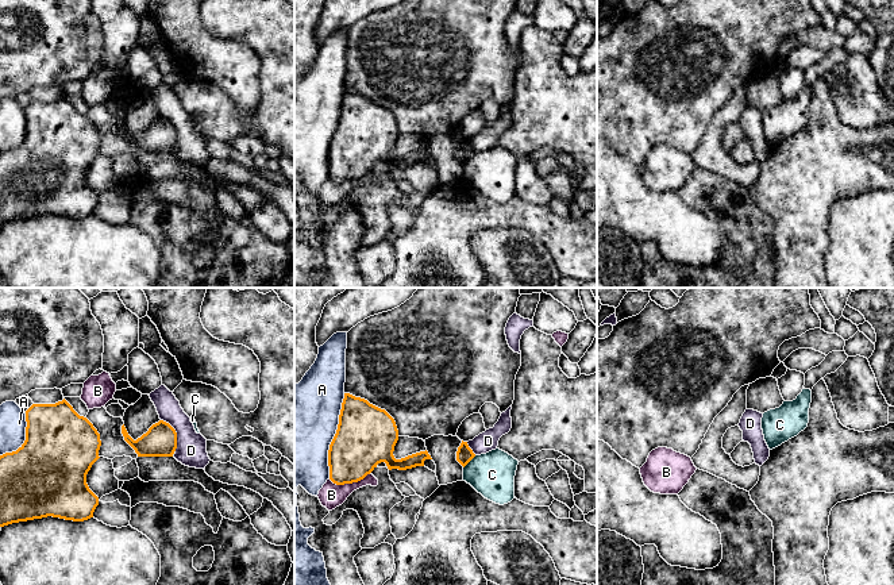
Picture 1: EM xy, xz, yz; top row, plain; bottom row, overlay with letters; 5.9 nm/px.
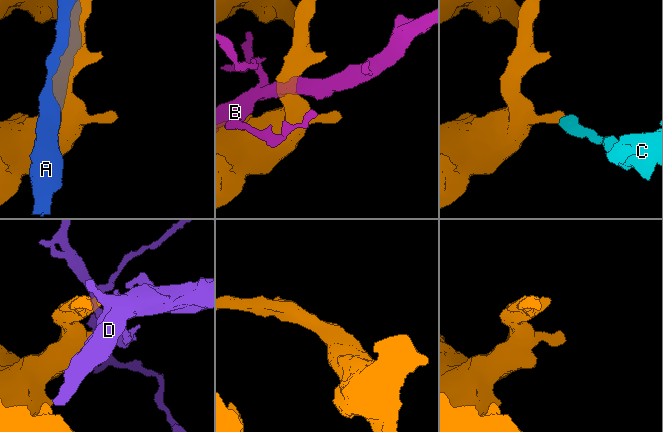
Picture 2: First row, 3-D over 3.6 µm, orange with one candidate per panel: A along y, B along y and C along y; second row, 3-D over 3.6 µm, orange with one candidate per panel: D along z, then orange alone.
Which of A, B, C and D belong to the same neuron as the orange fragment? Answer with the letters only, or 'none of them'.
none of them

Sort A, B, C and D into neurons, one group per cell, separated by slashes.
A / B / C / D

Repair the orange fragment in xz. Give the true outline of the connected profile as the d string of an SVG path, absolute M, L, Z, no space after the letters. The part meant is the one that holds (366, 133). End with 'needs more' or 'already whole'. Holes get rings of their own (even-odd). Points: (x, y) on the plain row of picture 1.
M344 91L336 131L328 147L330 177L336 182L363 177L378 161L406 168L432 157L420 149L401 157L393 153L398 138L394 116L367 97Z | already whole

